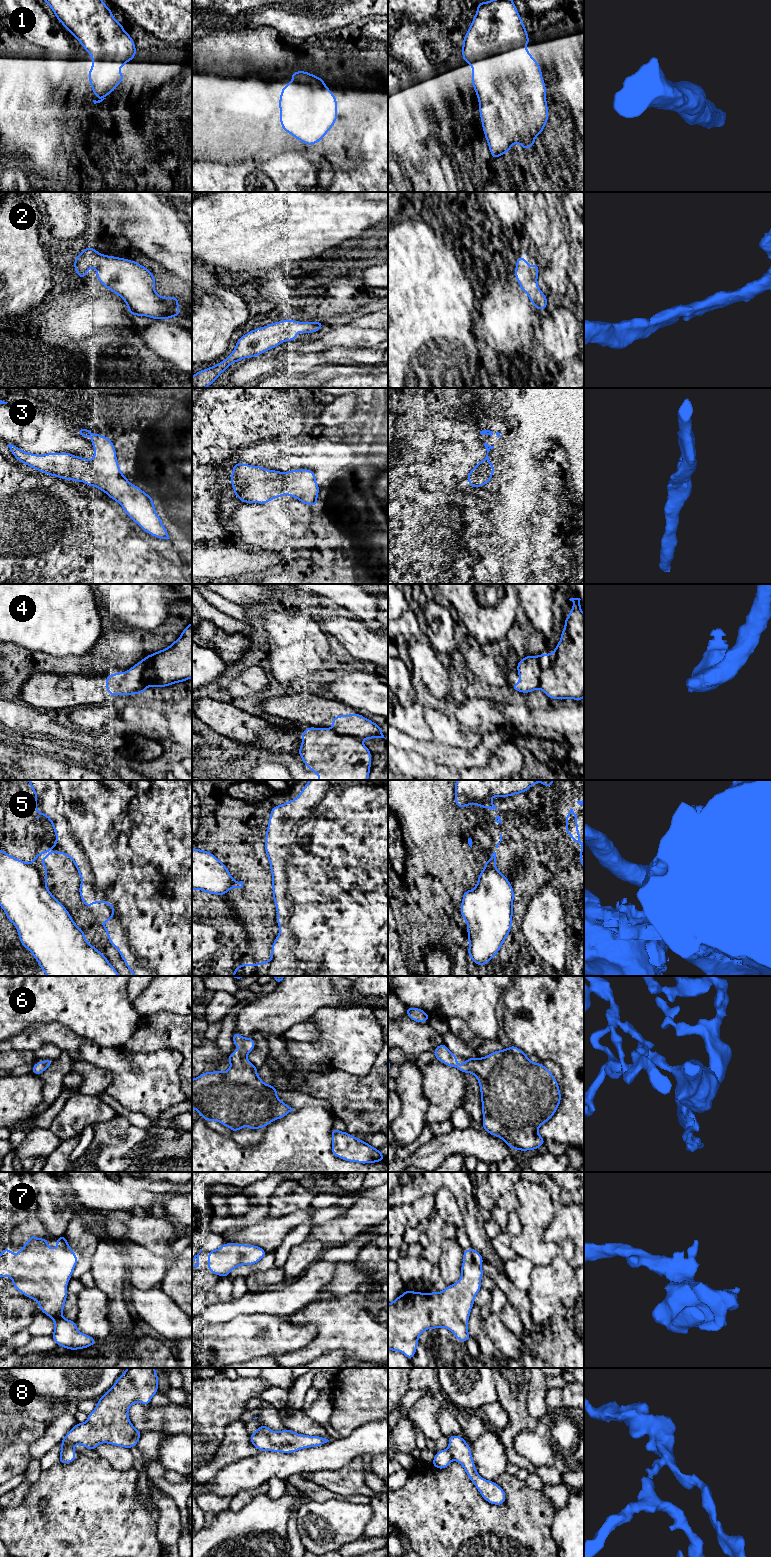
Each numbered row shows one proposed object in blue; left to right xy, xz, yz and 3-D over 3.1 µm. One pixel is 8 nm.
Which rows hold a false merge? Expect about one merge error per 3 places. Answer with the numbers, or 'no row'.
4, 5, 8

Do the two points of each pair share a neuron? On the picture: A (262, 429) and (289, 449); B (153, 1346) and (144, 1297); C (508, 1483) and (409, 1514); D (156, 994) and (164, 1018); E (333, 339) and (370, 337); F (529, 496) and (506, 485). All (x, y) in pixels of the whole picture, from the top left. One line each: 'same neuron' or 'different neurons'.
A: different neurons
B: different neurons
C: same neuron
D: different neurons
E: same neuron
F: same neuron

